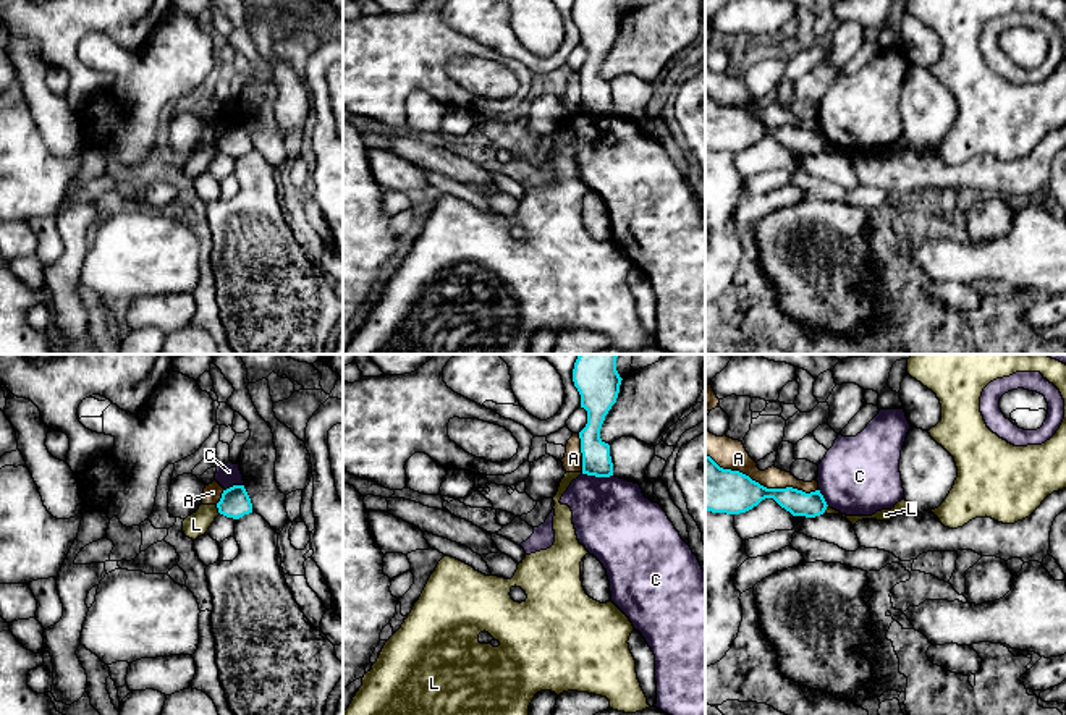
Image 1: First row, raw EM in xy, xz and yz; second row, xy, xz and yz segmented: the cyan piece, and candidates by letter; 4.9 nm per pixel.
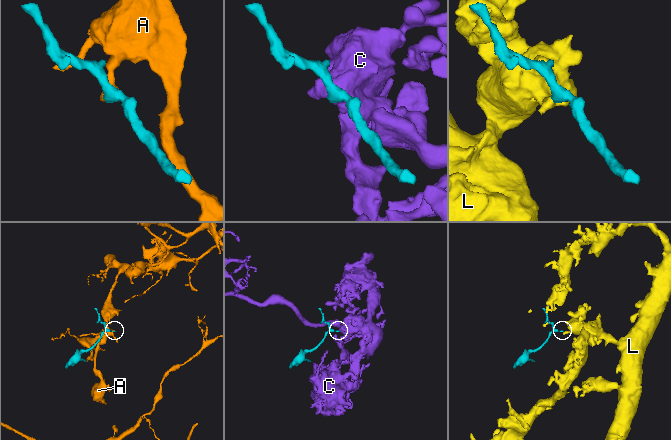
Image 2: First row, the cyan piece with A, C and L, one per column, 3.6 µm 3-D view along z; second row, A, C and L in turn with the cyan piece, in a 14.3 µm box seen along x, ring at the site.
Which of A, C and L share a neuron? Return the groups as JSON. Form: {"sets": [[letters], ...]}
{"sets": [["A"], ["C"], ["L"]]}

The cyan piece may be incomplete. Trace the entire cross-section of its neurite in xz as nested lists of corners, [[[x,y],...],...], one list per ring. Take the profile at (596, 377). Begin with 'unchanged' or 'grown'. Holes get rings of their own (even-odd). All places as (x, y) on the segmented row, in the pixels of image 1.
unchanged; [[[579,354],[573,382],[581,395],[581,408],[587,411],[587,424],[579,432],[582,474],[595,477],[613,476],[610,445],[600,438],[605,416],[616,403],[621,377],[616,370],[620,354]]]

